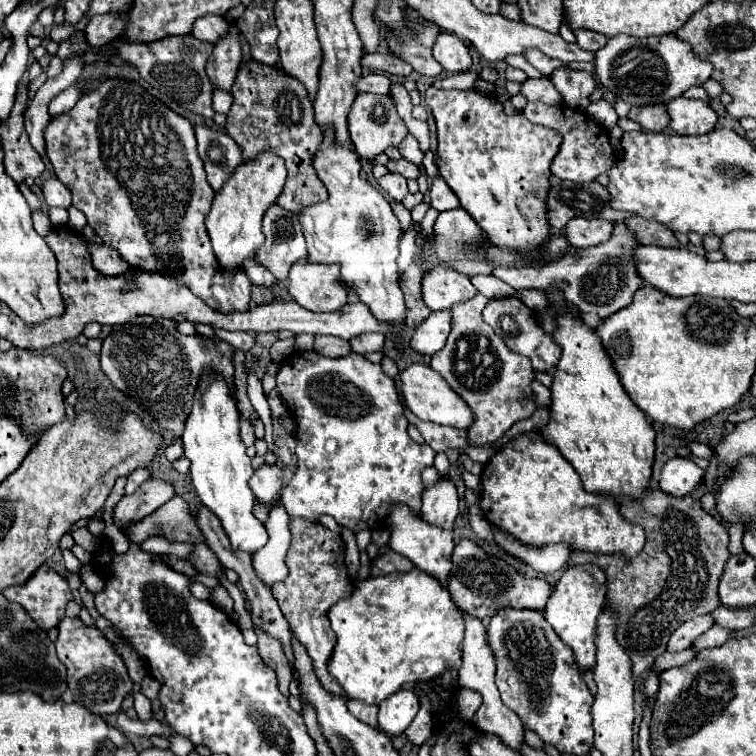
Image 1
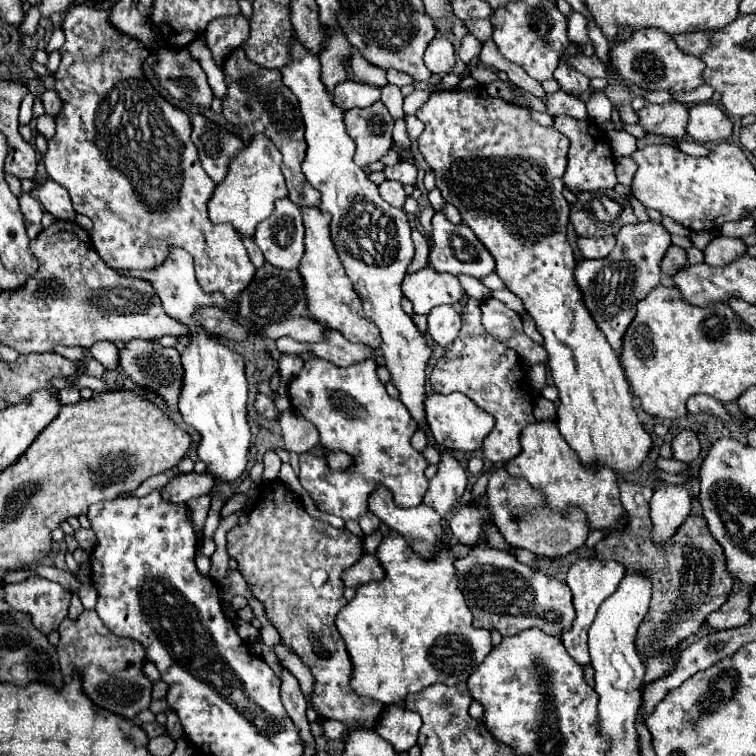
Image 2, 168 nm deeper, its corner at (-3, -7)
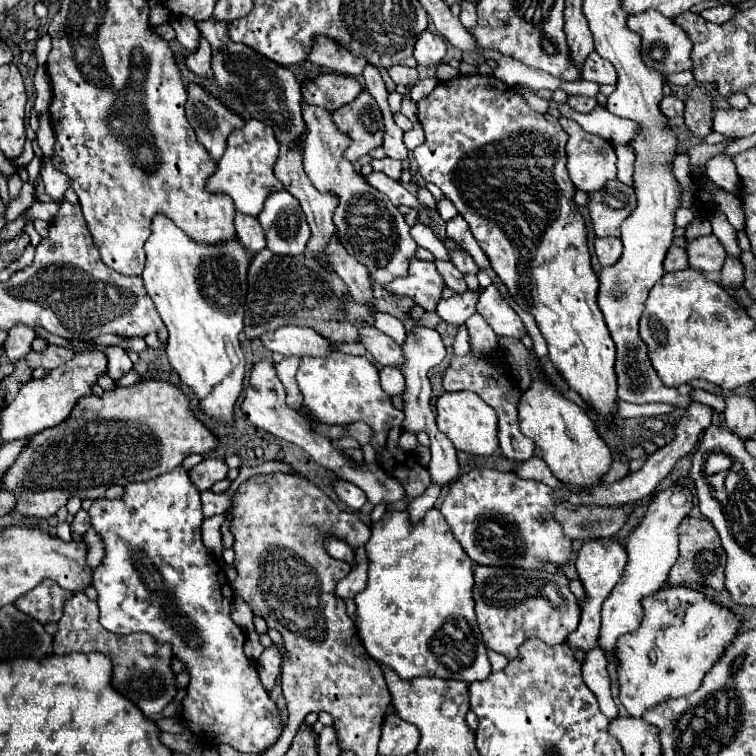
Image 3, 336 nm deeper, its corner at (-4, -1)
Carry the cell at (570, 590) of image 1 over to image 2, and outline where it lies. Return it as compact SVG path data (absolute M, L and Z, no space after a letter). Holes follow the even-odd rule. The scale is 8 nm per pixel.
M580 558L576 560L566 576L566 584L572 590L572 602L574 602L574 610L576 610L576 618L572 622L572 626L562 634L562 642L568 650L568 654L580 664L580 666L588 666L590 664L590 654L588 654L588 628L596 618L596 612L600 608L600 604L612 596L620 584L620 580L624 578L624 568L618 562L612 560L596 560L596 558Z

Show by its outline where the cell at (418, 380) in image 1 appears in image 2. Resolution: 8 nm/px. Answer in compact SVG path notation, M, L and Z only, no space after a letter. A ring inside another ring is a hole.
M460 392L454 394L428 394L424 400L426 410L426 424L434 436L434 440L450 450L462 450L462 452L474 452L482 446L484 436L490 434L494 426L494 418L480 410L470 398L466 398Z

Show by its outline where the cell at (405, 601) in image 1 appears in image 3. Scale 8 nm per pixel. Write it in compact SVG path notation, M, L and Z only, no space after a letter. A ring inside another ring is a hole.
M435 508L421 522L409 522L409 512L385 512L371 526L371 538L365 544L369 558L367 588L355 596L357 628L363 646L371 658L391 666L399 678L413 680L419 676L437 676L447 680L463 680L467 684L485 680L491 674L487 648L475 618L473 602L473 562L453 538L445 516Z

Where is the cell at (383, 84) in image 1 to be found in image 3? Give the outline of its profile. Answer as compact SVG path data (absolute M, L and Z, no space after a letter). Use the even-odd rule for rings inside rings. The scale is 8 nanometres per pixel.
M329 72L329 74L319 74L317 78L301 84L301 92L303 92L301 100L303 104L321 106L333 112L339 106L353 102L361 90L363 88L355 78Z

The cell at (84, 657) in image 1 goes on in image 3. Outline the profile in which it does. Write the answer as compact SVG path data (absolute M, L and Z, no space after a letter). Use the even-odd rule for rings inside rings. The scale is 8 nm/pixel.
M75 592L71 600L63 608L63 616L57 622L59 630L53 638L55 654L71 654L71 652L101 652L113 658L113 688L129 698L141 712L149 718L159 714L169 702L173 702L177 694L175 672L171 670L173 652L169 644L159 644L149 634L129 634L117 636L107 632L99 624L99 608L97 602L89 600L85 592Z

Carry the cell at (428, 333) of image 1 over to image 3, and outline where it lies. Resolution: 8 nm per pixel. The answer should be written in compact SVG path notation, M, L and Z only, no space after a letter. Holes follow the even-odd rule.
M467 290L461 296L451 296L447 300L441 300L437 306L437 314L443 322L449 324L463 324L469 316L475 314L479 290Z

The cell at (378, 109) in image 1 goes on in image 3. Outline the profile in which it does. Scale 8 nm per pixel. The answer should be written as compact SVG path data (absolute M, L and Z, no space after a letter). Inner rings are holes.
M363 90L353 102L335 110L331 118L335 126L351 138L351 144L345 150L345 158L351 162L383 144L381 110L367 90Z

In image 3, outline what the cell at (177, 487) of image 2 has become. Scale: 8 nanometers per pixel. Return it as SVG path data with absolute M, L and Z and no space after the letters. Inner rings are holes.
M205 458L201 464L197 464L189 476L193 480L193 484L199 488L199 492L205 492L209 490L215 482L227 478L227 464L223 458Z

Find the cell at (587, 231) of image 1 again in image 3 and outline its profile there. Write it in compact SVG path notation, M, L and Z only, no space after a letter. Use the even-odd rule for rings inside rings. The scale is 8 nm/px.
M597 238L595 252L597 252L601 266L613 266L613 262L617 262L617 258L621 258L623 246L621 246L619 238Z

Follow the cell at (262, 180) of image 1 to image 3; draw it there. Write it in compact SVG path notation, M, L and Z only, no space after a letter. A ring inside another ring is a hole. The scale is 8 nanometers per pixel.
M255 118L247 120L243 128L237 128L229 134L227 150L221 156L217 170L207 180L209 192L229 194L239 212L249 214L249 216L257 216L263 210L265 198L271 192L283 190L281 182L273 174L273 166L275 166L275 160L279 156L279 148L281 146L279 146L273 130L269 130L269 126L265 126L263 122L259 122Z

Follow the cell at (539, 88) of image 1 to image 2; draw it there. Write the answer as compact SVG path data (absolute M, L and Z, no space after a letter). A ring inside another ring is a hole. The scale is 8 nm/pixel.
M558 90L554 94L546 94L544 102L546 102L546 112L554 118L556 116L572 116L576 120L586 118L586 104L580 98L566 94L562 90Z

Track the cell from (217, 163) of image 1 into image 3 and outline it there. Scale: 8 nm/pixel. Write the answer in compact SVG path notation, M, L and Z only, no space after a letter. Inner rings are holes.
M189 84L187 94L187 120L193 126L197 140L215 160L219 160L227 148L227 136L235 128L241 128L245 120L199 84Z

